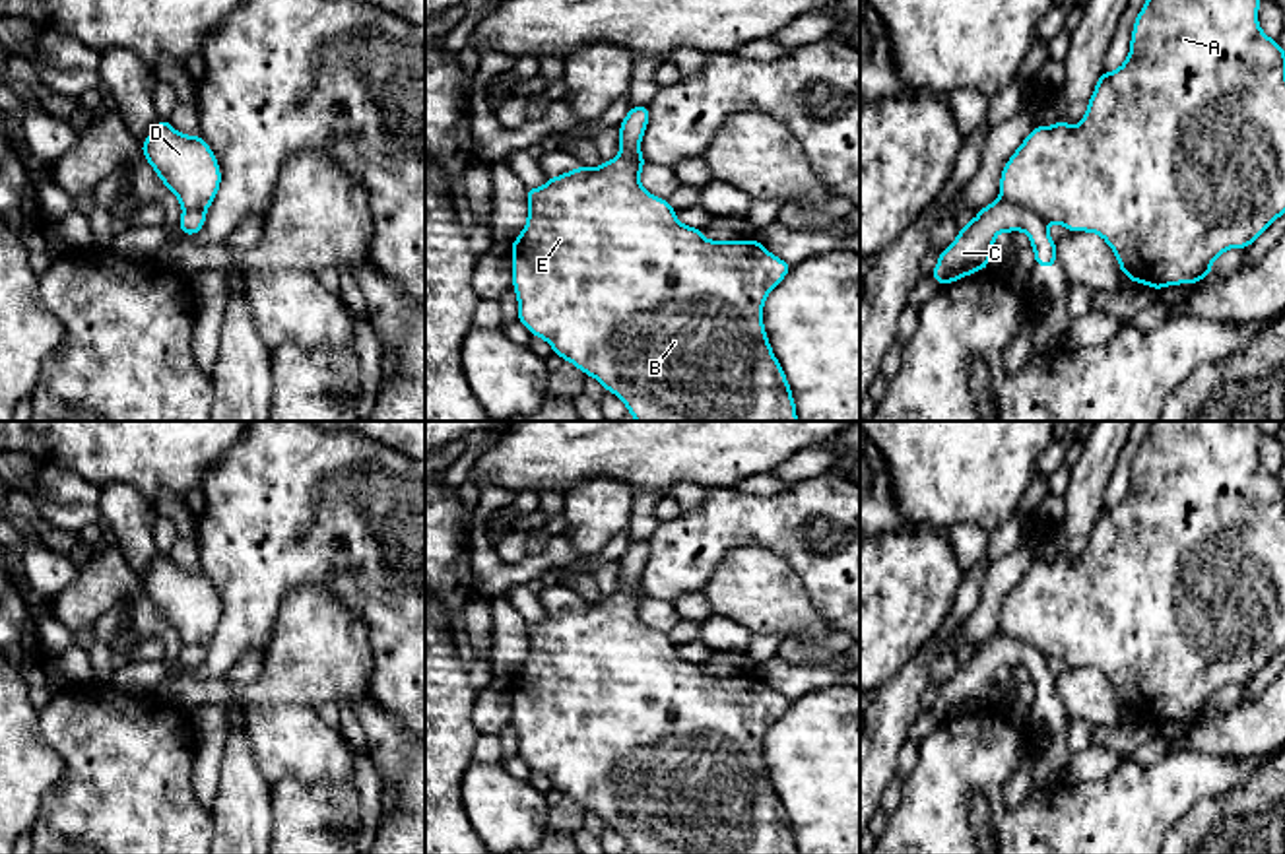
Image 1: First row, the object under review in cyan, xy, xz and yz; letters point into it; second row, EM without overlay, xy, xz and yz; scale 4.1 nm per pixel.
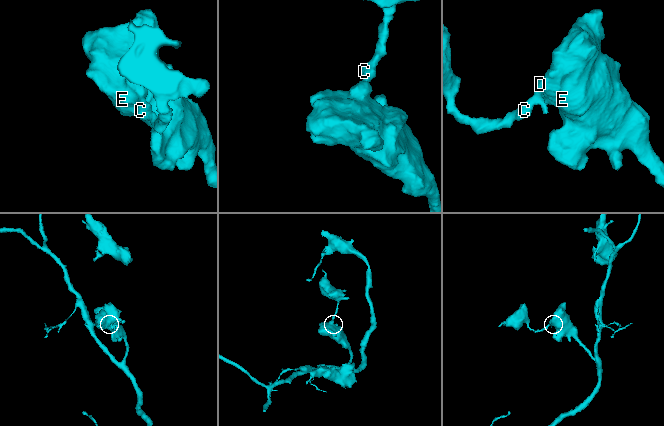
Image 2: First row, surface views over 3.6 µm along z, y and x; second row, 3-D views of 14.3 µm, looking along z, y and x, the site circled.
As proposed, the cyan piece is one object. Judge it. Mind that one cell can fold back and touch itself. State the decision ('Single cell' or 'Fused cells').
Fused cells

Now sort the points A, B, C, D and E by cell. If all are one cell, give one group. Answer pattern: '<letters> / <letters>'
A B D E / C

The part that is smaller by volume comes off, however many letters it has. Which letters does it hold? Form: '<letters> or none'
C

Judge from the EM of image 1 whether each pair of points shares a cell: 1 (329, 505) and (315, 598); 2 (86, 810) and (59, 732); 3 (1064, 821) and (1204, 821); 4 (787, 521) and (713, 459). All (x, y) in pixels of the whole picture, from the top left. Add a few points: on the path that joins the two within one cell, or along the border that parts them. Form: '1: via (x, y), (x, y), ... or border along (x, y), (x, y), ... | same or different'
1: border along (278, 606), (303, 585), (325, 585), (352, 612) | different
2: via (86, 790), (86, 759), (78, 752) | same
3: border along (1216, 796), (1198, 800), (1165, 833) | different
4: border along (732, 486), (709, 486), (705, 490) | different

